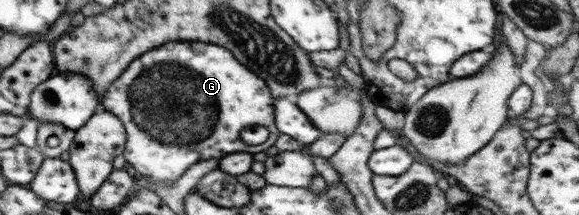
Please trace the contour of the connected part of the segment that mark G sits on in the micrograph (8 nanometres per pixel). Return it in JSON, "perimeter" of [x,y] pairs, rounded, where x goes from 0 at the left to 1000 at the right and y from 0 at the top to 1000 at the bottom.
{"perimeter":[[[304,186],[257,228],[228,279],[219,316],[190,391],[173,465],[193,535],[214,577],[219,633],[214,712],[237,809],[273,851],[301,851],[342,744],[382,740],[385,716],[399,716],[399,660],[416,660],[416,605],[427,586],[458,586],[468,633],[447,679],[416,670],[409,702],[434,712],[456,707],[472,679],[485,623],[475,595],[472,484],[475,456],[451,363],[444,363],[430,316],[413,298],[402,247],[382,209],[352,191]]]}

